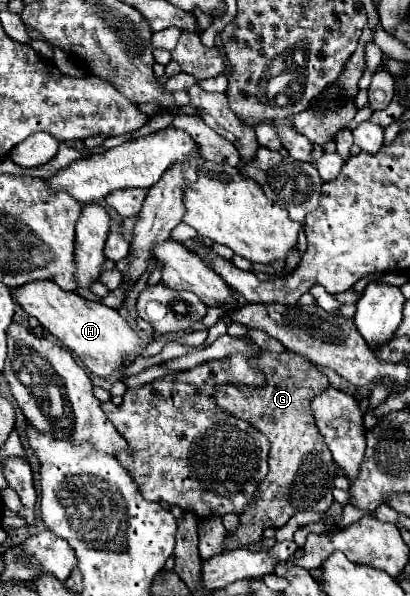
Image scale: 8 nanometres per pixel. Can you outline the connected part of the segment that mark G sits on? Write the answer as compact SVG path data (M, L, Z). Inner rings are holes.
M263 351L261 367L265 367L267 375L267 383L261 391L233 385L217 391L217 405L221 405L221 409L237 413L241 419L249 419L249 423L265 433L271 443L269 473L257 491L257 507L243 511L239 531L227 535L227 551L259 543L265 527L283 527L297 511L325 513L333 505L333 479L337 465L325 439L321 439L323 435L319 433L311 411L311 399L329 387L329 379L303 355L293 351Z

